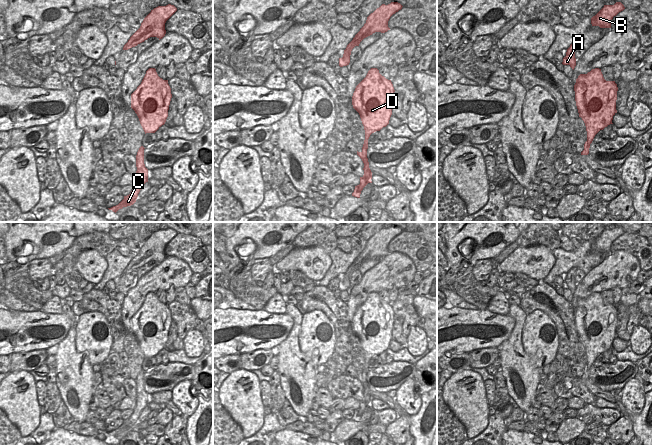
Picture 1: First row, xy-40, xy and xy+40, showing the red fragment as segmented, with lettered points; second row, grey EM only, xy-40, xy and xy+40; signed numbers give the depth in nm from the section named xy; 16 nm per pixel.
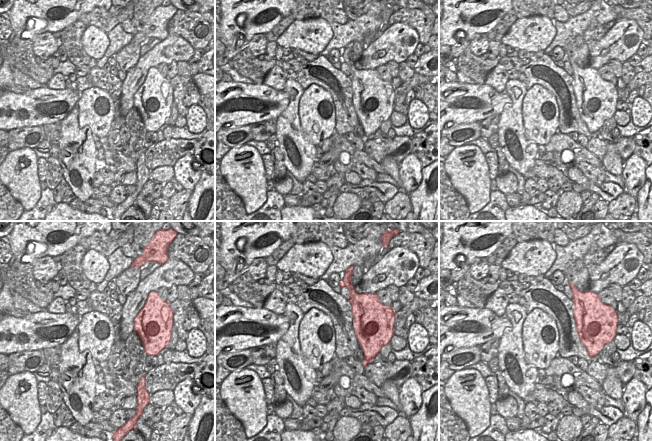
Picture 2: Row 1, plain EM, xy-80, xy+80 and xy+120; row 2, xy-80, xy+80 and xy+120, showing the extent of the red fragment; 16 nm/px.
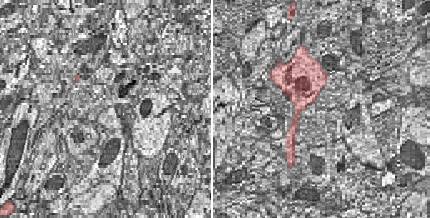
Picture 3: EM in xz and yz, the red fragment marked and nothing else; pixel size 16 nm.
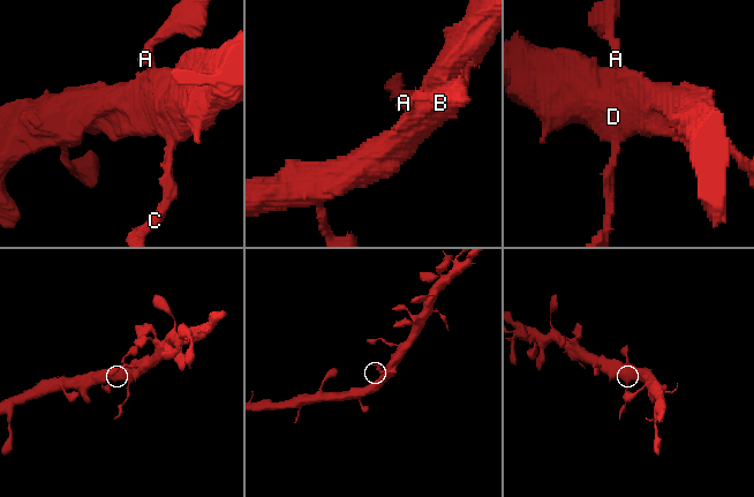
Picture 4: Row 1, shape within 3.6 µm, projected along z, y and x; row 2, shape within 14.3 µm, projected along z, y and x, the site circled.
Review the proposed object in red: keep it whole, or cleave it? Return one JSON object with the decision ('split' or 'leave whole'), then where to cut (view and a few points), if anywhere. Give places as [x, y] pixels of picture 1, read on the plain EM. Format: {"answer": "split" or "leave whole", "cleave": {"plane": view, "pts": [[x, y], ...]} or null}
{"answer": "split", "cleave": {"plane": "xy+40", "pts": [[587, 363], [591, 366]]}}

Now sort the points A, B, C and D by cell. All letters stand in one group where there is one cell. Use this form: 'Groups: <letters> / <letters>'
Groups: A B D / C

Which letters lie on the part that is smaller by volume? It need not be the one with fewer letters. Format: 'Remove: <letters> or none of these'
Remove: C

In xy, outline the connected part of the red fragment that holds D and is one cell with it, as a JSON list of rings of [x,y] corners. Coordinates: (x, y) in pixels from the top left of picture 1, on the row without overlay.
[[[371,292],[356,310],[352,320],[353,332],[359,337],[365,354],[364,367],[370,359],[389,348],[392,339],[394,311],[391,304]]]

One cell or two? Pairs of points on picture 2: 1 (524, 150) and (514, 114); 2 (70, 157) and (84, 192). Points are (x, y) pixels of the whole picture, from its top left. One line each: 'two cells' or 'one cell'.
1: one cell
2: one cell

